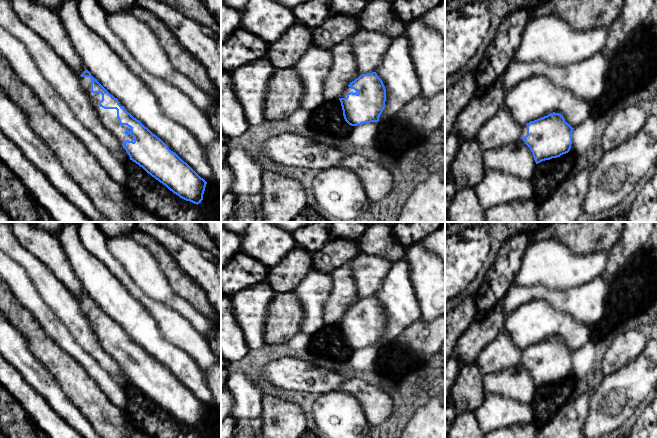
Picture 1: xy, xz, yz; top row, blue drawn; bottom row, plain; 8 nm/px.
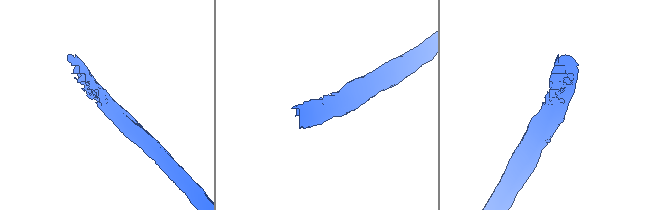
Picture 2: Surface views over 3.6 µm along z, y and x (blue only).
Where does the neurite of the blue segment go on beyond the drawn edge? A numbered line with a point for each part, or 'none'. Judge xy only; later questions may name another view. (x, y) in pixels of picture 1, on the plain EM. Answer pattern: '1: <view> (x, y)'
1: xy (108, 341)

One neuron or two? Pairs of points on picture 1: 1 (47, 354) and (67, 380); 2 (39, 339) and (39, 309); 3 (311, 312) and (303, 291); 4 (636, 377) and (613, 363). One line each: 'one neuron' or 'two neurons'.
1: one neuron
2: two neurons
3: one neuron
4: two neurons

